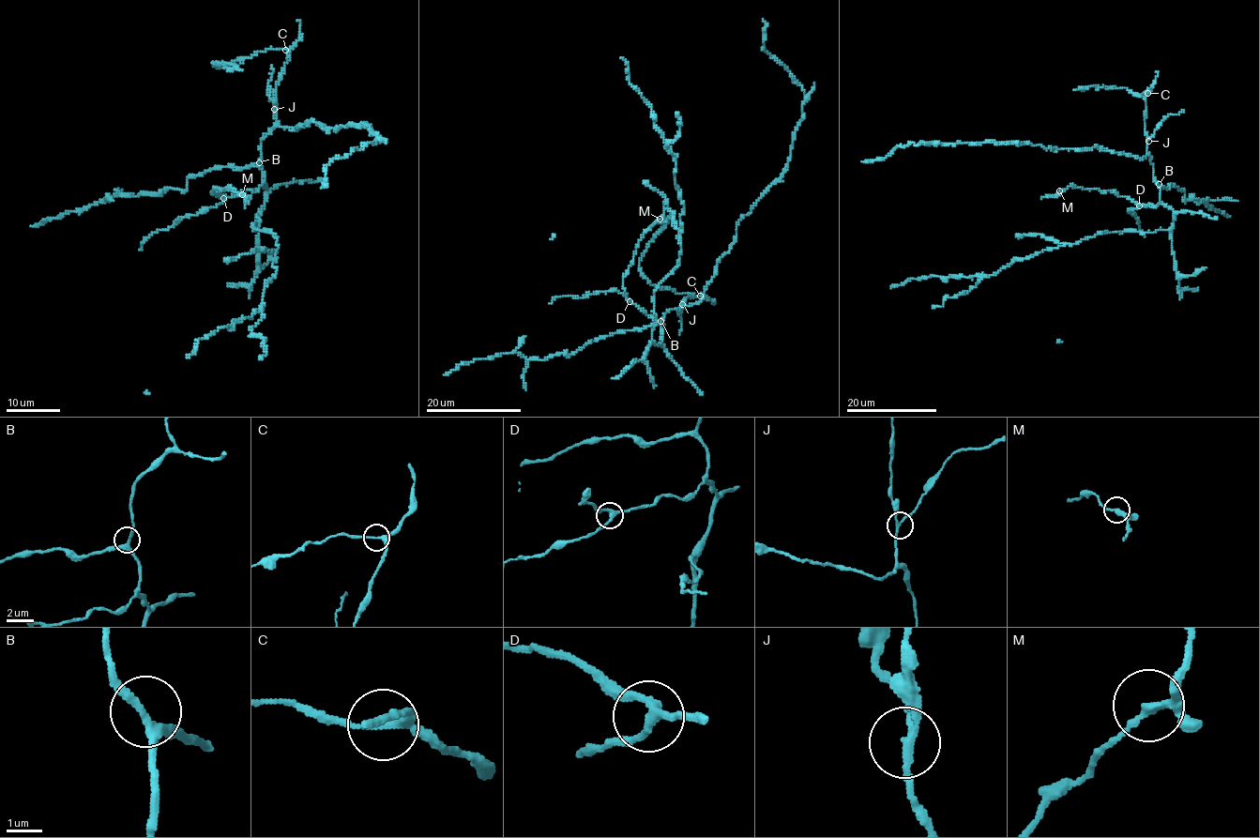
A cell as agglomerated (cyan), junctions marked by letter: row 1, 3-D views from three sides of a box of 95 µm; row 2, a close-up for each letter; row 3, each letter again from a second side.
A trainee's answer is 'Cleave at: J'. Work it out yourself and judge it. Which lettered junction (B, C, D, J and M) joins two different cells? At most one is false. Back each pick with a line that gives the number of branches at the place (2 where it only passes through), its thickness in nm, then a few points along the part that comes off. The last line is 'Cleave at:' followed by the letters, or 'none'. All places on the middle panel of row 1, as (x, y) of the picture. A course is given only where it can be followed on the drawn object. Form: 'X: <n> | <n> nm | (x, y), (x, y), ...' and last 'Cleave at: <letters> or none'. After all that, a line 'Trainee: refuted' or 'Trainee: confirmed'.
J: 3 | 180 nm | (683, 303), (679, 309), (679, 334)
Cleave at: J
Trainee: confirmed

